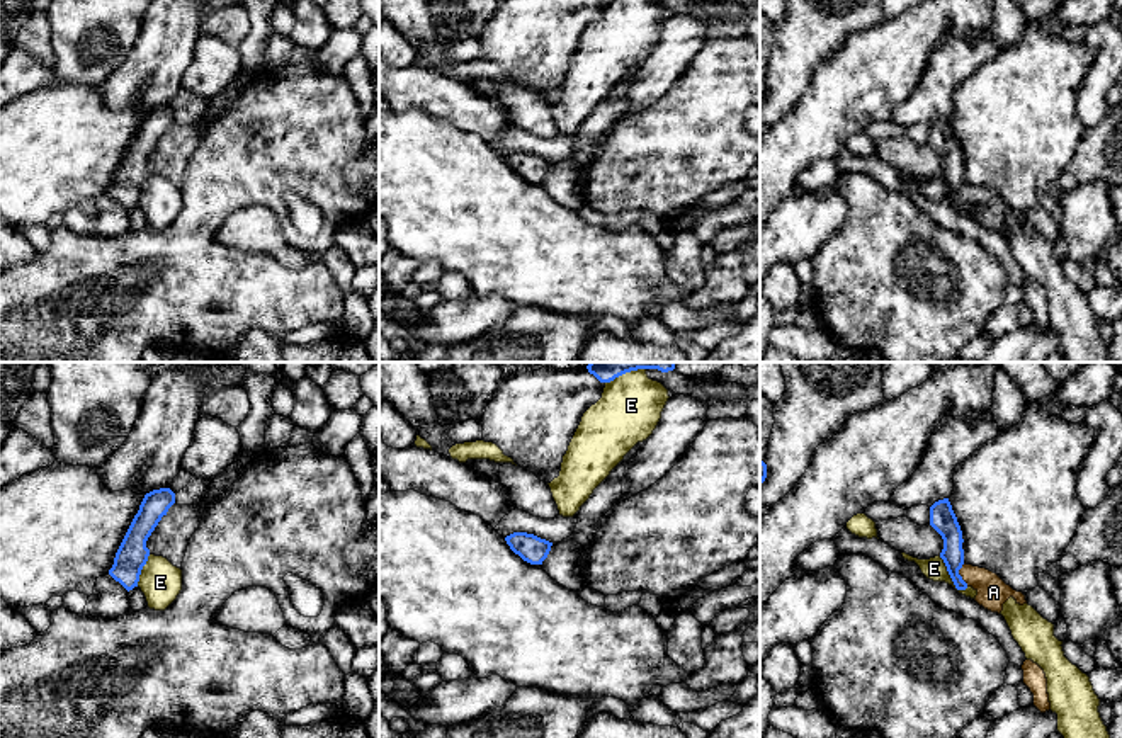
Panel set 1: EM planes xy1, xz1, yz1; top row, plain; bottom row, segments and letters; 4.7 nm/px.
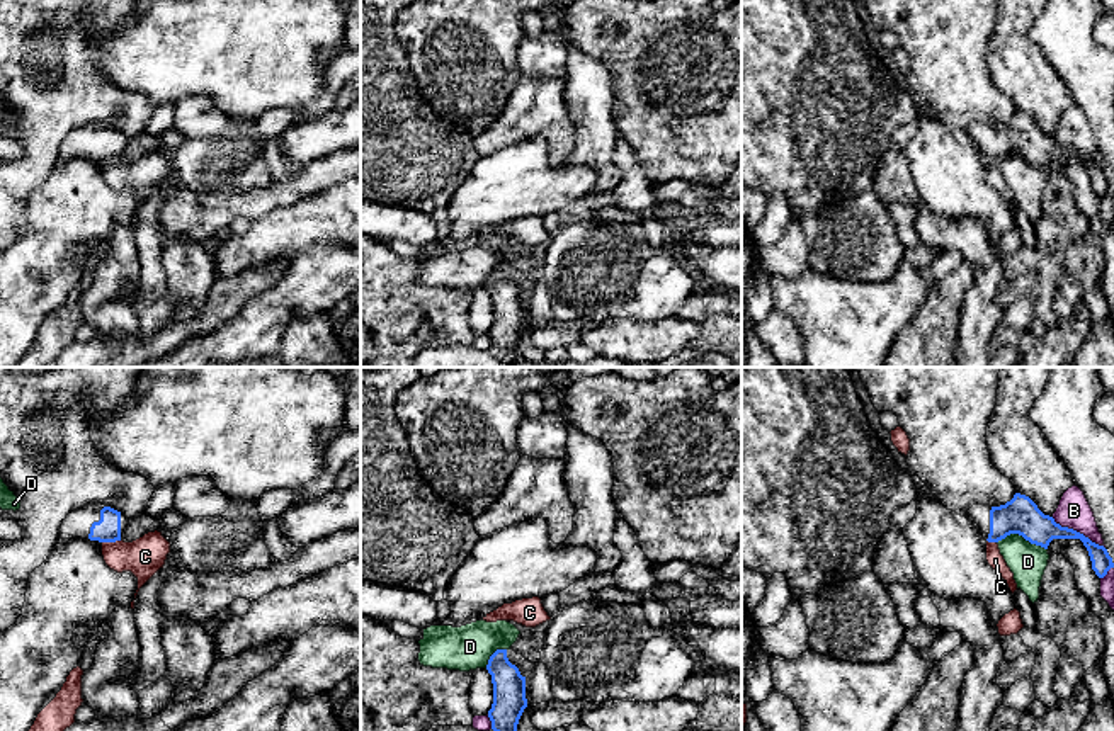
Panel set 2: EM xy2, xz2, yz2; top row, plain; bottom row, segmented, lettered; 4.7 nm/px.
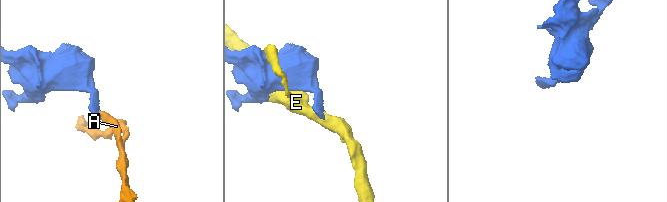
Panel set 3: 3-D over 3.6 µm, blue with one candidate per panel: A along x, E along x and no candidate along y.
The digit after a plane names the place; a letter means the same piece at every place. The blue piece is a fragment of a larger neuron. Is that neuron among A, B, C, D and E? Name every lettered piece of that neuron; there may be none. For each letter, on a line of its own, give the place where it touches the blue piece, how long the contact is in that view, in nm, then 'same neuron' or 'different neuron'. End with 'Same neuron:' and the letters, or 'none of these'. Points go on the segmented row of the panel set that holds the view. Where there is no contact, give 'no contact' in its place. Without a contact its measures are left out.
A: meets blue in yz1 at (959, 575); contact 110 nm long; same neuron
B: meets blue in yz2 at (1079, 532); contact 300 nm long; different neuron
C: meets blue in xy2 at (111, 541); contact 90 nm long; different neuron
D: meets blue in yz2 at (1023, 536); contact 240 nm long; different neuron
E: meets blue in yz1 at (951, 577); contact 200 nm long; different neuron
Same neuron: A

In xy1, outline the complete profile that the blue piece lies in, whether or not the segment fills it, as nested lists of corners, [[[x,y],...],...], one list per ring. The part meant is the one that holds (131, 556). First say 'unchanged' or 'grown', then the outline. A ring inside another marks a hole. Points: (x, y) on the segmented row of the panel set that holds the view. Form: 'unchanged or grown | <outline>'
unchanged | [[[170,488],[153,490],[144,495],[109,570],[109,575],[128,592],[138,587],[141,570],[148,561],[148,537],[173,503],[175,493]]]

